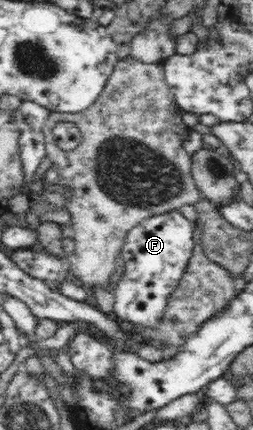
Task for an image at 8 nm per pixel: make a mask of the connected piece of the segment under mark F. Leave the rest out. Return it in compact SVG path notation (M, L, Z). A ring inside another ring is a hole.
M172 210L148 219L130 231L121 251L126 271L114 293L114 315L121 324L130 320L151 326L163 314L167 295L177 286L184 267L192 257L192 233L196 226L178 210Z

